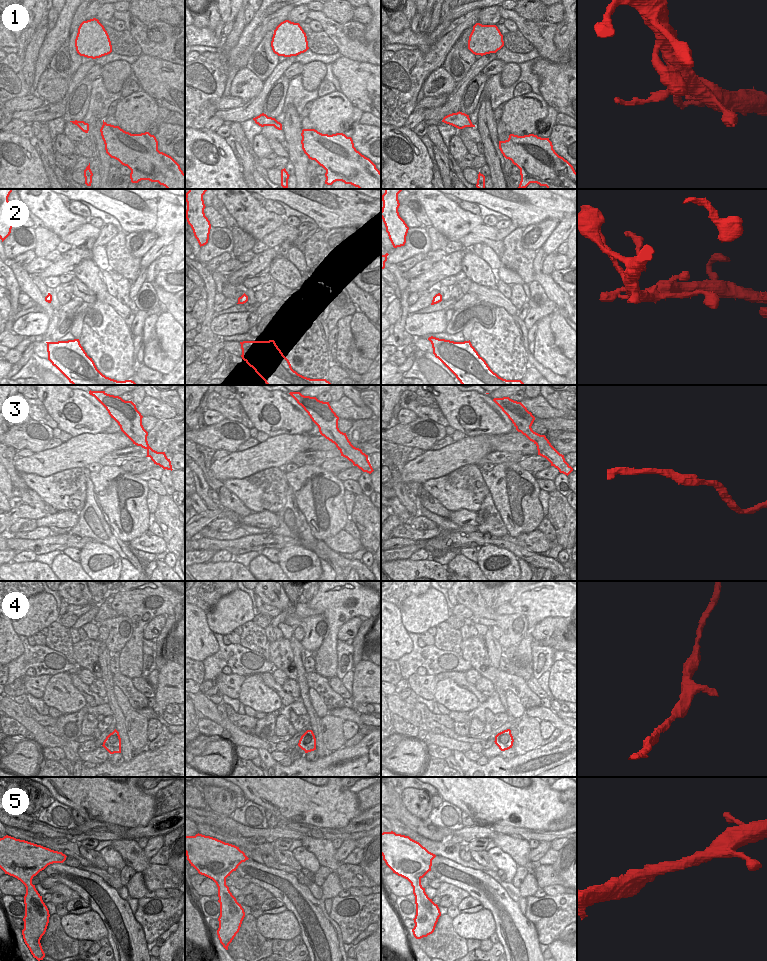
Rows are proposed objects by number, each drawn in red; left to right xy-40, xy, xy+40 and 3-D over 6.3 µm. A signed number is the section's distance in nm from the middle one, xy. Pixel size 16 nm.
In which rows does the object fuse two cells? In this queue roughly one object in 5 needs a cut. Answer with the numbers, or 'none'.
none

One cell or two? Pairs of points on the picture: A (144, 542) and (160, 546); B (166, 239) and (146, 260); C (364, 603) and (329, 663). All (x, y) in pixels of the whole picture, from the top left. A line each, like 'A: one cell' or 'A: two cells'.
A: one cell
B: one cell
C: one cell

